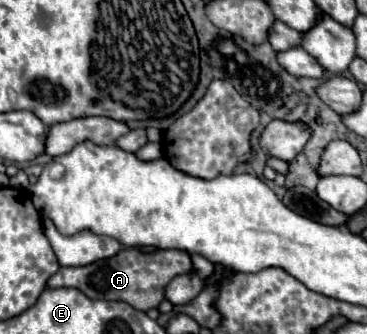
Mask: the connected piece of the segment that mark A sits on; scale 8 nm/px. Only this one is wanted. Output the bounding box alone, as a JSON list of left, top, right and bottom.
[49,249,193,311]

